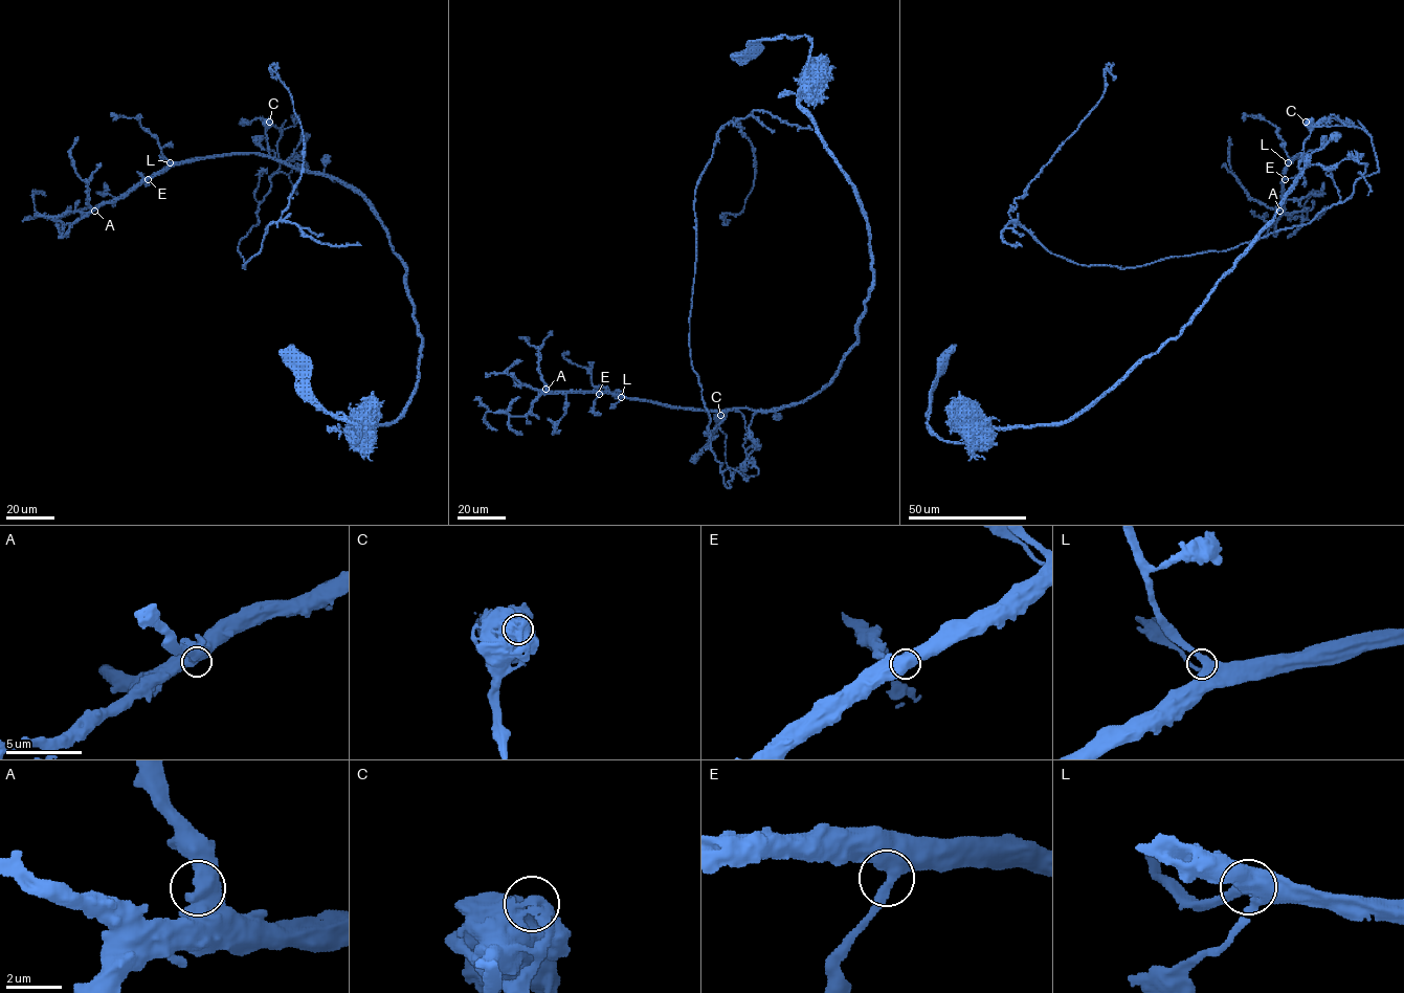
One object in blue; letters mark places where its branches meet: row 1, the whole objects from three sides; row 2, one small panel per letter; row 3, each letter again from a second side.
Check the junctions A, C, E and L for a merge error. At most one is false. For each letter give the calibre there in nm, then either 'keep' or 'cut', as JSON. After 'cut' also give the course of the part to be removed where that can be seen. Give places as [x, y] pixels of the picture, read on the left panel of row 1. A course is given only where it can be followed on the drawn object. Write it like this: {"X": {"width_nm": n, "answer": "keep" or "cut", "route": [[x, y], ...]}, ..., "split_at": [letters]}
{"A": {"width_nm": 500, "answer": "keep"}, "C": {"width_nm": 550, "answer": "cut", "route": [[269, 122], [281, 136], [280, 168], [241, 240], [245, 267], [302, 169], [301, 124], [276, 80]]}, "E": {"width_nm": 480, "answer": "keep"}, "L": {"width_nm": 440, "answer": "keep"}, "split_at": ["C"]}

